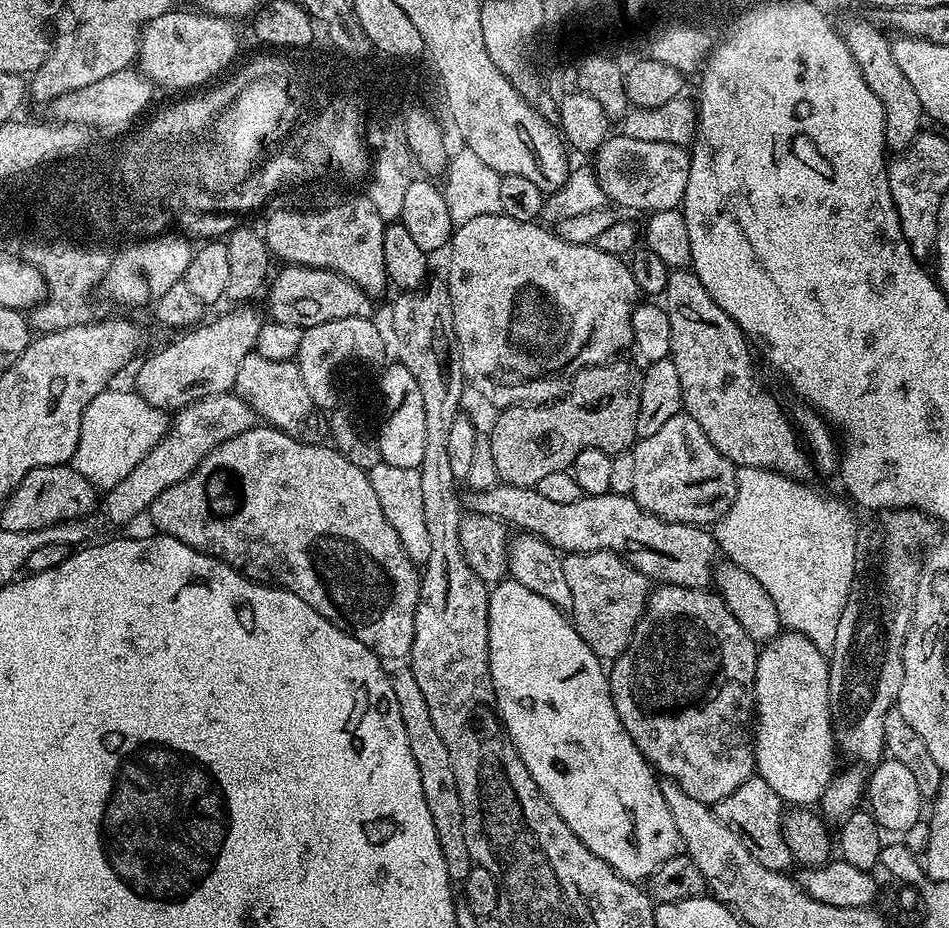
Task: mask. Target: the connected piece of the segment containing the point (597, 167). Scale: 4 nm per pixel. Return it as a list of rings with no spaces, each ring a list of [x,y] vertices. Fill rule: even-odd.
[[[612,134],[601,148],[596,149],[594,159],[594,171],[598,182],[605,197],[613,205],[637,208],[638,211],[644,212],[643,214],[680,208],[683,205],[692,161],[687,147],[674,144],[668,138],[639,140],[636,136]]]

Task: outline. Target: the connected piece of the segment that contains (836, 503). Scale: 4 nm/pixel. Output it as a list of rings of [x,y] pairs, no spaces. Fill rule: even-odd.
[[[742,468],[736,470],[736,493],[732,509],[724,517],[716,521],[714,525],[714,535],[719,551],[724,552],[729,561],[738,565],[742,570],[754,574],[758,582],[762,582],[762,590],[770,594],[774,606],[780,612],[780,618],[785,629],[793,632],[801,632],[810,642],[825,654],[830,654],[834,650],[834,638],[838,638],[838,618],[842,618],[842,610],[848,601],[848,595],[852,589],[852,580],[856,576],[856,533],[858,523],[852,517],[852,512],[840,500],[835,500],[832,496],[823,496],[820,492],[815,492],[812,488],[807,488],[807,483],[799,480],[792,480],[789,476],[783,476],[780,472],[774,472],[770,468]]]

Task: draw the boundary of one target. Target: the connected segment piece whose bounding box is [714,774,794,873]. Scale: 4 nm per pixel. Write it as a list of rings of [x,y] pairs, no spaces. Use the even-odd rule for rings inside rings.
[[[753,774],[749,780],[742,782],[742,786],[738,786],[738,790],[726,794],[726,798],[715,804],[714,813],[718,822],[734,830],[746,850],[750,850],[750,854],[754,854],[762,866],[782,873],[787,873],[788,867],[793,867],[792,851],[784,837],[786,805],[778,794],[774,794],[774,790],[770,790],[770,782],[763,780],[760,775]]]

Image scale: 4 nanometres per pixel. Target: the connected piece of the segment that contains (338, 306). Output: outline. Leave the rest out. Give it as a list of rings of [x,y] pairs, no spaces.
[[[284,266],[281,269],[277,276],[275,273],[271,277],[266,288],[269,312],[267,315],[271,319],[286,322],[286,326],[306,329],[322,322],[334,322],[334,318],[373,315],[373,297],[366,295],[357,284],[350,282],[342,274],[325,268]]]

